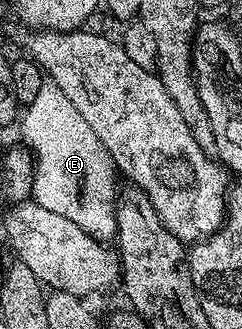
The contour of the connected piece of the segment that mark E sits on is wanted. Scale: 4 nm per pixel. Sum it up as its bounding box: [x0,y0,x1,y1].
[20,84,117,240]

